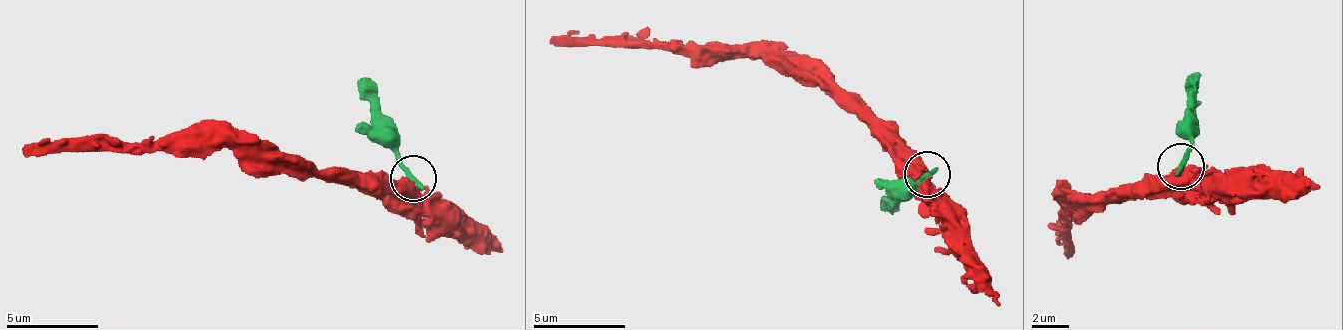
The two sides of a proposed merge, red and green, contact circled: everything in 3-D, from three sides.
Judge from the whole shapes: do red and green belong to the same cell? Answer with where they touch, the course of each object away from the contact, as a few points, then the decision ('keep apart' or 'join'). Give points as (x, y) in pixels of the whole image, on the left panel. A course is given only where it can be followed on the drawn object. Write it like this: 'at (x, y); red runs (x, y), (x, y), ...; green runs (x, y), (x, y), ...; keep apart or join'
at (413, 178); red runs (411, 181), (260, 166), (230, 147), (21, 146); green runs (411, 177), (398, 157), (398, 130), (362, 78); keep apart

